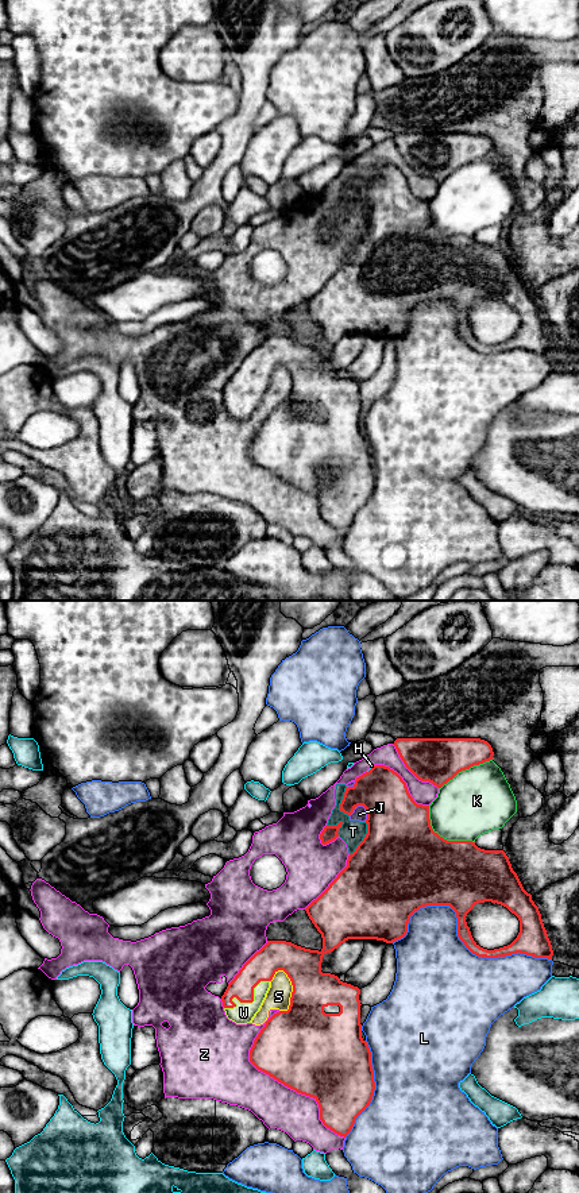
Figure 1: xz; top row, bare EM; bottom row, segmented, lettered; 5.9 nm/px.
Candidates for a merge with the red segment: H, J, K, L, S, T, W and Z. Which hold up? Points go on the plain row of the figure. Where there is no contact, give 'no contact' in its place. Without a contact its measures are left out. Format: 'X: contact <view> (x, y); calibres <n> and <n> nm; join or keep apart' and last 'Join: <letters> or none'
H: contact xz (370, 165); calibres 280 and 20 nm; keep apart
J: contact xz (358, 200); calibres 340 and 80 nm; keep apart
K: contact xz (442, 232); calibres 500 and 380 nm; keep apart
L: contact xz (458, 329); calibres 220 and 460 nm; keep apart
S: contact xz (292, 389); calibres 340 and 140 nm; keep apart
T: contact xz (363, 234); calibres 500 and 140 nm; keep apart
W: contact xz (247, 397); calibres 180 and 120 nm; join
Z: contact xz (281, 478); calibres 500 and 280 nm; keep apart
Join: W

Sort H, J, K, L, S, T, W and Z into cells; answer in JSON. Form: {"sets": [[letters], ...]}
{"sets": [["H"], ["J", "S", "T", "Z"], ["K"], ["L"], ["W"]]}

